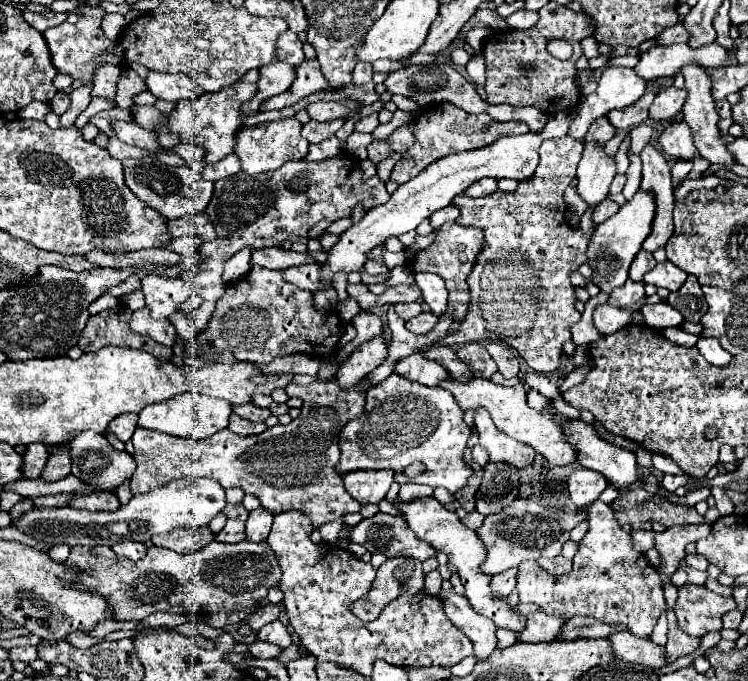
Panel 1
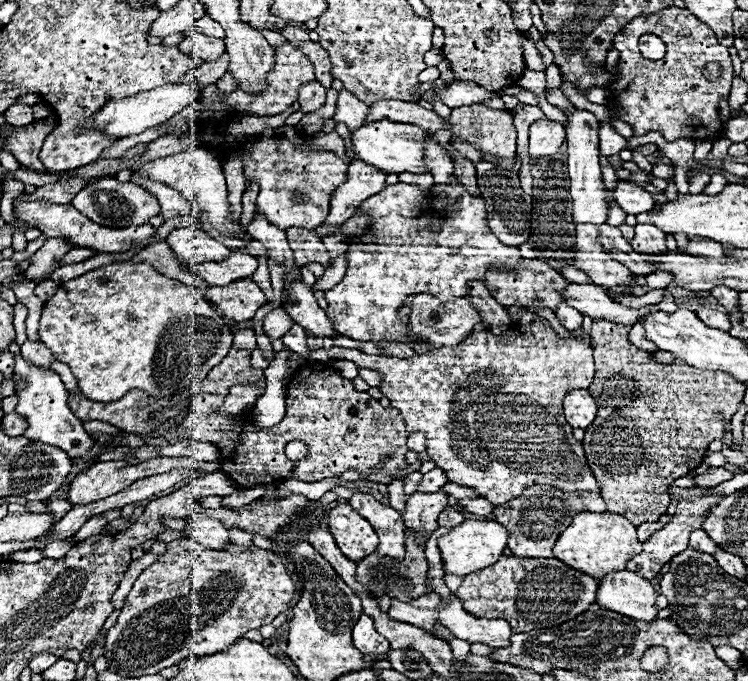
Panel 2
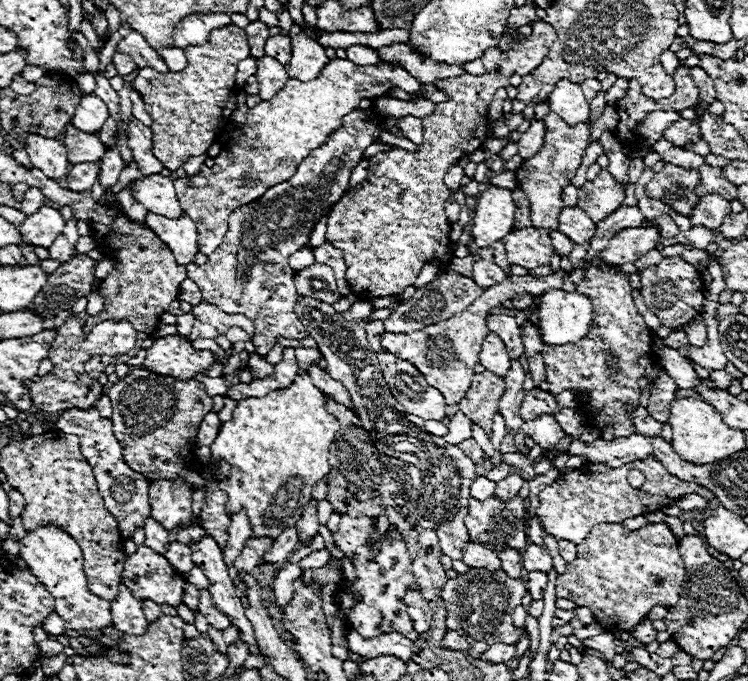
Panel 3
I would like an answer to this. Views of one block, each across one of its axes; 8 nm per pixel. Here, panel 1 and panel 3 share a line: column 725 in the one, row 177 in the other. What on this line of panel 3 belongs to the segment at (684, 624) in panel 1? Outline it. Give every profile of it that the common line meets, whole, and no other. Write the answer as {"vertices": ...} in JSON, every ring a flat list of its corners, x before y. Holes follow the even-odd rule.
{"vertices":[[600,170,598,178,592,182,586,182,578,190,578,204,580,210,584,210,592,222,598,222,612,214,612,210,620,208,626,198,626,186,616,184,614,176,608,170]]}

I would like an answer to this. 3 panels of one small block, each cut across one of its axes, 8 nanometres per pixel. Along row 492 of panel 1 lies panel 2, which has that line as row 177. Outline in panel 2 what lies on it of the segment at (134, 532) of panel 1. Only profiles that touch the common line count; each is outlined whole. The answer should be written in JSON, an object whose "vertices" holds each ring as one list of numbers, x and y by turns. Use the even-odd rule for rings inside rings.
{"vertices":[[204,146,191,147,172,156,152,160,136,172,146,176,152,182,162,182,166,186,172,186,176,192,180,192,180,196,184,196,194,206,196,216,202,222,202,230,206,230,212,238,216,238,231,251,248,246,248,242,244,240,246,228,240,222,234,222,230,218,232,212,230,212,230,202,226,192,226,180,222,174,222,162,214,150]]}

